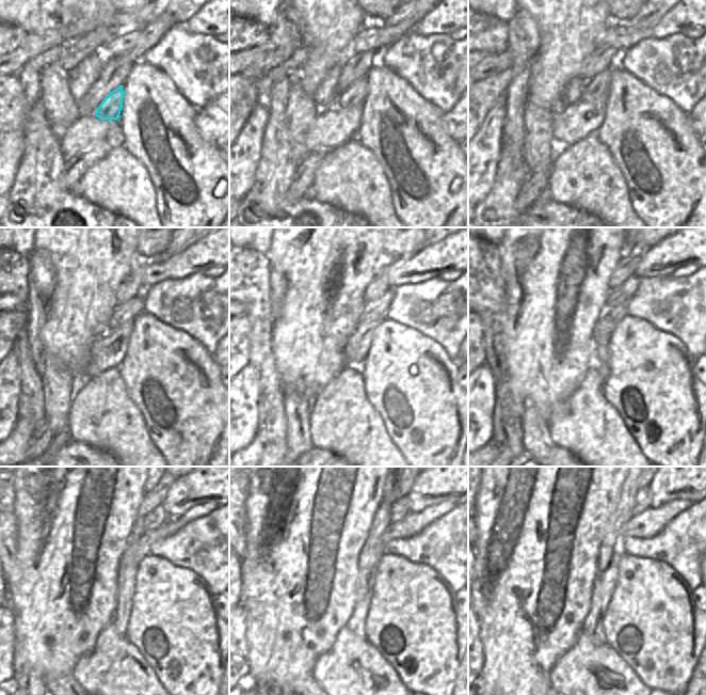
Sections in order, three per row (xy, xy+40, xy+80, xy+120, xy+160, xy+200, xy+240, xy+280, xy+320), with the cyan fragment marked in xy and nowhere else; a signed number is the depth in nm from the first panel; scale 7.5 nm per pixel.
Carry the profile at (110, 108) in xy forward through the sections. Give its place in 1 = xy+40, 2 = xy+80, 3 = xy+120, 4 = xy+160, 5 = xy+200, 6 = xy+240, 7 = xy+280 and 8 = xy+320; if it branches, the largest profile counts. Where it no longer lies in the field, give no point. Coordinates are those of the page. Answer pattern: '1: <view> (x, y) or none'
1: xy+40 (355, 94)
2: xy+80 (598, 85)
3: xy+120 (128, 311)
4: xy+160 (373, 309)
5: xy+200 (629, 287)
6: xy+240 (157, 517)
7: xy+280 (400, 507)
8: xy+320 (642, 498)

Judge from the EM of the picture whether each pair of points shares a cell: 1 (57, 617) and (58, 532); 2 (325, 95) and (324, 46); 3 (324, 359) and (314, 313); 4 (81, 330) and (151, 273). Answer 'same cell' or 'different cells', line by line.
1: same cell
2: different cells
3: same cell
4: different cells

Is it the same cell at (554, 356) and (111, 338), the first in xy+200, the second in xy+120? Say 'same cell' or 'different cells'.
different cells

